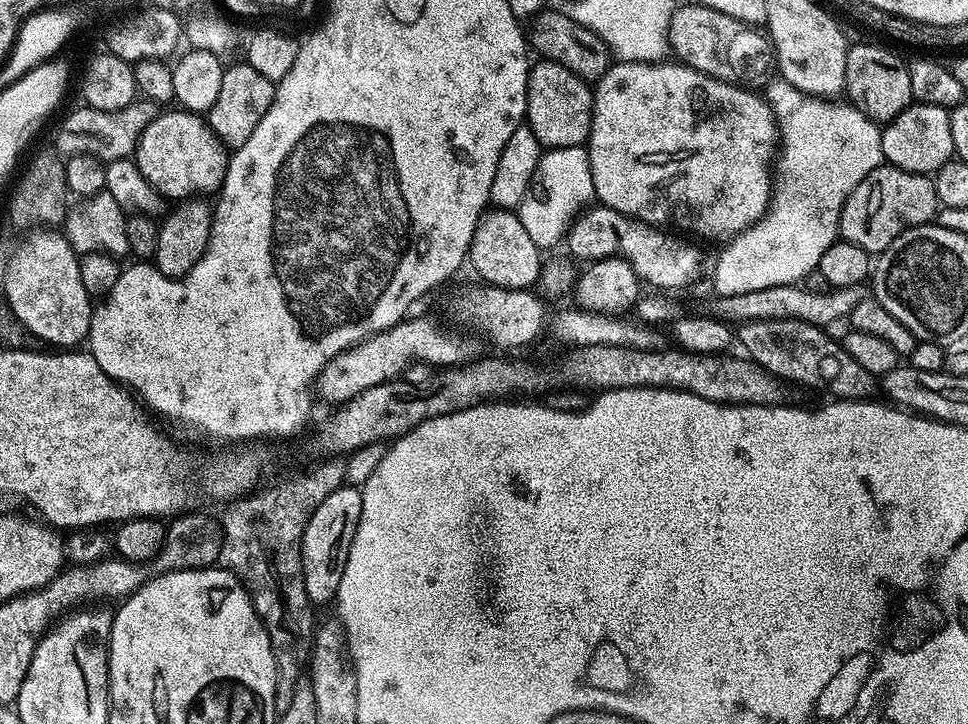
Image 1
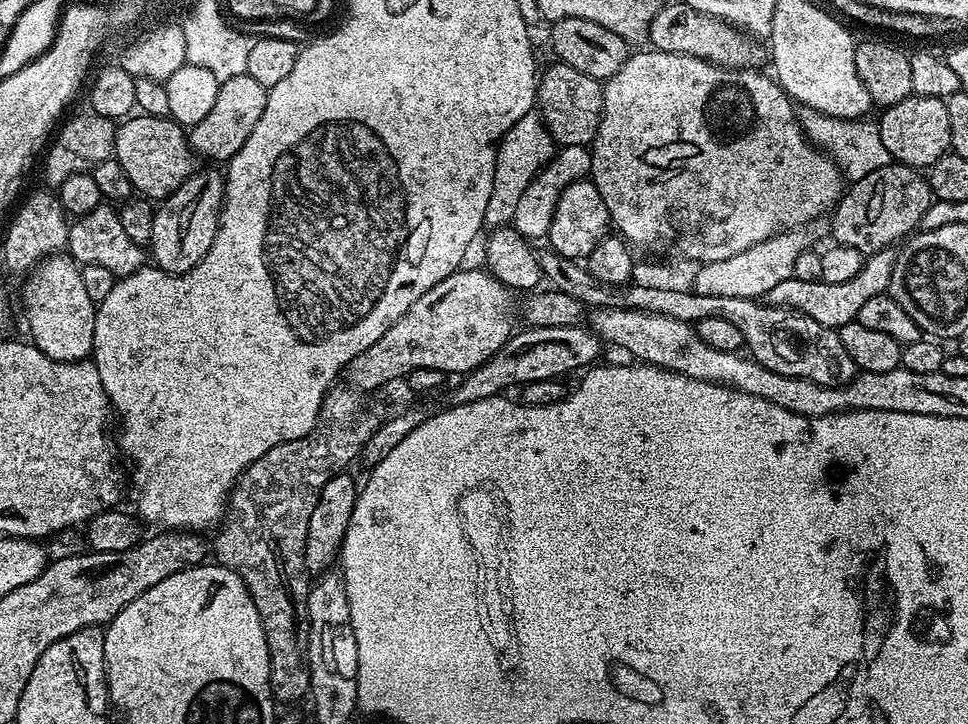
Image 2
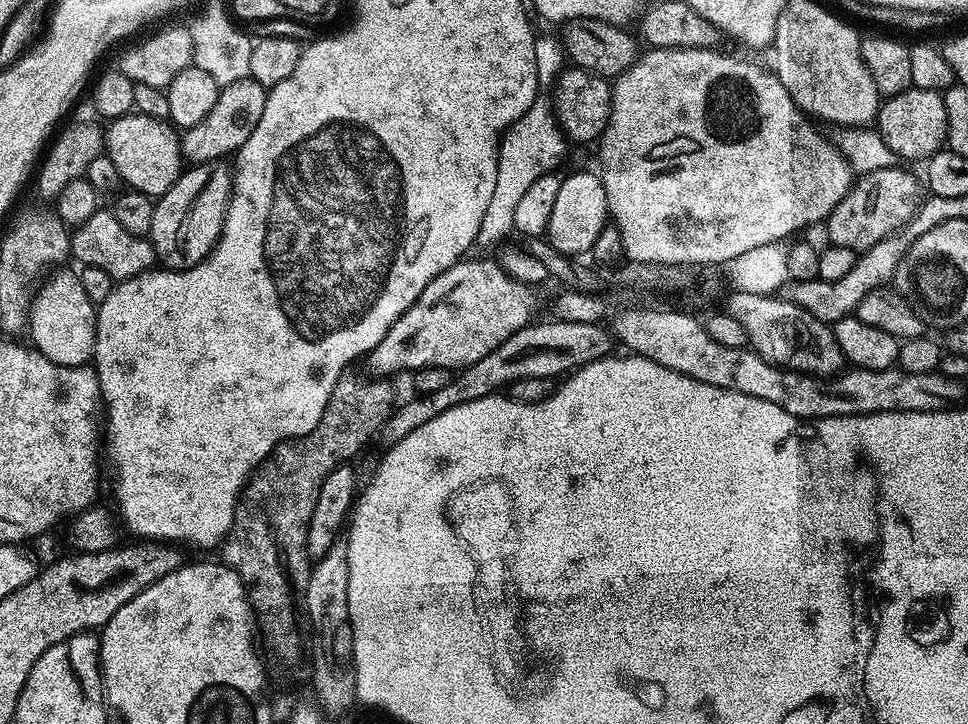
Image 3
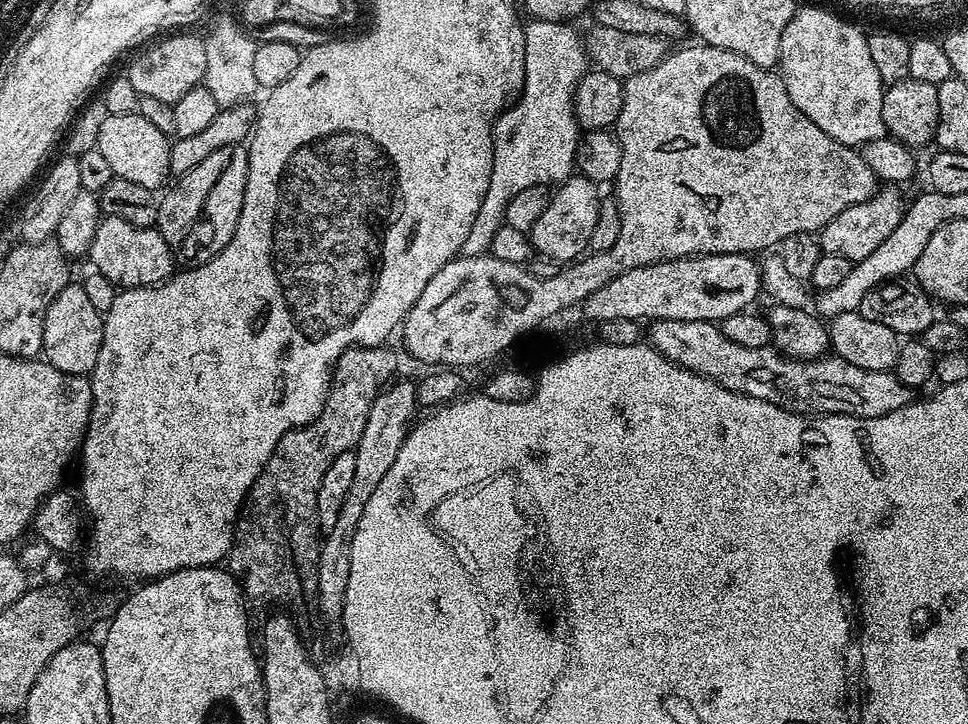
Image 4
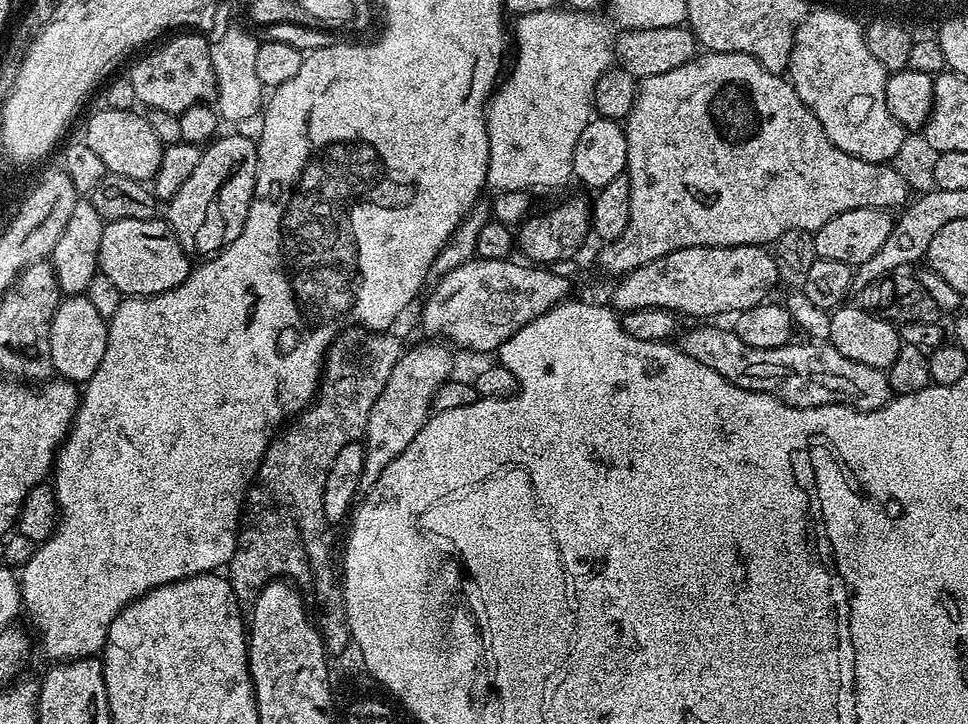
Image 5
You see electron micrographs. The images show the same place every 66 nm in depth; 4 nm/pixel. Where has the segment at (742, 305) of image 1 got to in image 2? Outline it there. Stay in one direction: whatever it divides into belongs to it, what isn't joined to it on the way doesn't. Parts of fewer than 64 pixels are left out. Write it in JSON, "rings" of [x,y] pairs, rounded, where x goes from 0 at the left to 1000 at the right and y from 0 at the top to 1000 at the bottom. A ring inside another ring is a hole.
{"rings":[[[925,341],[912,343],[909,348],[900,349],[894,358],[890,373],[886,373],[886,378],[882,378],[882,384],[877,384],[874,390],[858,392],[849,385],[829,390],[823,381],[817,381],[804,390],[804,395],[799,395],[787,412],[788,419],[795,424],[814,425],[816,430],[826,431],[847,445],[849,450],[866,456],[883,443],[886,428],[890,428],[890,417],[916,405],[919,384],[924,378],[926,351]]]}

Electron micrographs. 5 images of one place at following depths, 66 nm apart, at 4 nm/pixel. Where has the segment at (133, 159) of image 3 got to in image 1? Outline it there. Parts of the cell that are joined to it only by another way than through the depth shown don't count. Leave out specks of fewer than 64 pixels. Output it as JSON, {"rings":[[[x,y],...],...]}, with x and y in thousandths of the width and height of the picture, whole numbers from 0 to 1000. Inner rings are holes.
{"rings":[[[169,152],[166,157],[158,159],[157,167],[149,180],[147,180],[145,189],[142,192],[140,204],[138,209],[138,225],[147,246],[154,253],[154,257],[159,261],[159,264],[164,265],[165,269],[175,276],[178,275],[178,279],[185,279],[188,276],[193,276],[195,273],[201,272],[204,268],[215,268],[211,265],[222,267],[226,261],[227,256],[231,251],[231,242],[236,233],[236,222],[238,220],[237,211],[233,209],[230,199],[227,193],[224,192],[222,186],[218,182],[218,178],[215,175],[212,162],[210,159],[200,156],[200,155],[191,155],[189,152],[181,152],[182,155],[174,155],[178,152]]]}

